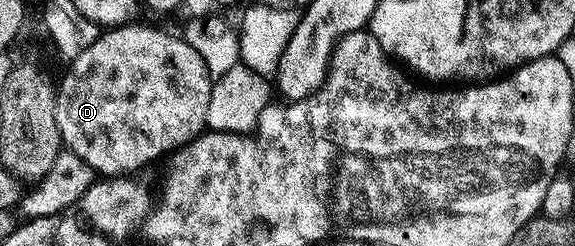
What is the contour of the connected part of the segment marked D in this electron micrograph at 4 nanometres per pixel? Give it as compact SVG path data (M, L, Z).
M131 22L121 26L114 26L99 34L96 42L92 42L92 46L88 46L88 50L84 50L84 54L80 54L67 67L70 69L67 70L66 77L62 80L62 85L59 83L56 88L54 98L56 126L62 135L63 145L69 151L80 154L80 158L84 158L84 162L88 162L88 166L92 166L95 173L101 174L106 178L122 178L127 174L134 174L130 172L144 167L145 164L152 163L153 160L160 159L162 155L165 157L167 154L177 152L185 144L197 140L208 128L206 119L208 118L208 102L212 77L205 66L204 58L181 35L178 35L179 37L173 36L170 32L161 32L158 28L149 28L146 24L138 23Z

